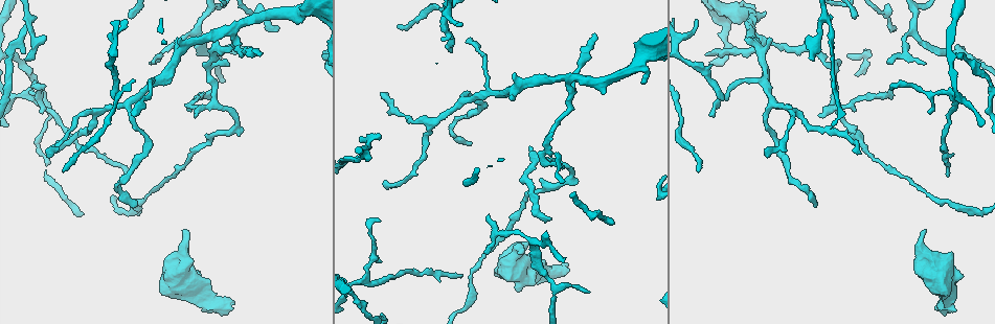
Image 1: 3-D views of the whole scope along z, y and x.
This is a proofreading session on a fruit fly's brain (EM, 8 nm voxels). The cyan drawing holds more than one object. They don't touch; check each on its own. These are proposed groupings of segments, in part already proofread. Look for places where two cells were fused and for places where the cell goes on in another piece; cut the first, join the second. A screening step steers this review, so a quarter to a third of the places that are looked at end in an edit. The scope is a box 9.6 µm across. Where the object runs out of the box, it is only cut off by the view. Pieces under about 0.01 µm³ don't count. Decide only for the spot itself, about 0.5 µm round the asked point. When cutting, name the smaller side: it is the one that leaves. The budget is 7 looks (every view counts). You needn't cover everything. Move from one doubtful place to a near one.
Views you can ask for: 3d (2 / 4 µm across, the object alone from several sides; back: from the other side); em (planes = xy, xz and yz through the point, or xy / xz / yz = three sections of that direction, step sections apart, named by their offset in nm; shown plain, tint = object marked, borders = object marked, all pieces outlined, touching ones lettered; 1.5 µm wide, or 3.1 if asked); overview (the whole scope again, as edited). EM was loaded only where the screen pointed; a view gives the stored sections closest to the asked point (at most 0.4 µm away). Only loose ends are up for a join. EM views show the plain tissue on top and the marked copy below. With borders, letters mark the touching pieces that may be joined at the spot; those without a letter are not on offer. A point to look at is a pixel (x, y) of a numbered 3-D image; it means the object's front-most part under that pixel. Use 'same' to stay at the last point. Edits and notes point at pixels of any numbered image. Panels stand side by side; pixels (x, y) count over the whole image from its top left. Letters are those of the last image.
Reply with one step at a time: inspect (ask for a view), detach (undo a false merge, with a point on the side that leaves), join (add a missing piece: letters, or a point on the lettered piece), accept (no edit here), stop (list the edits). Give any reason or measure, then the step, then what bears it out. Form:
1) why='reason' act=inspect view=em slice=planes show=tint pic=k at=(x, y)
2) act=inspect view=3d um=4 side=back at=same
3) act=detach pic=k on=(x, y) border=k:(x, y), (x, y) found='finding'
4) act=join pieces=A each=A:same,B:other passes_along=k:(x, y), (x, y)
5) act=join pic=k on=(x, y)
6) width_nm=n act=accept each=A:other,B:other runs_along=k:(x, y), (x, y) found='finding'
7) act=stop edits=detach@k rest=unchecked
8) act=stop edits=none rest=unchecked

why='thin end' act=inspect view=em slice=planes show=borders pic=1 at=(153, 62)

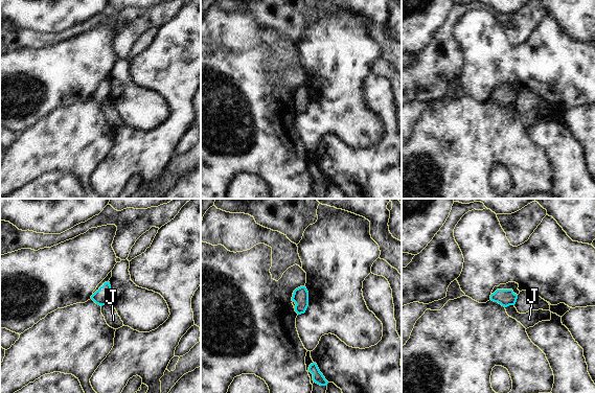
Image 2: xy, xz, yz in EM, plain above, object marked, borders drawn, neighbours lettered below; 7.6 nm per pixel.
longest_contact=J:80nm act=accept each=J:other border=2:(513, 304), (505, 307) found='no lettered piece goes on from it'

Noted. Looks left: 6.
why='thin end' act=inspect view=3d um=2 pic=1 at=(530, 148)

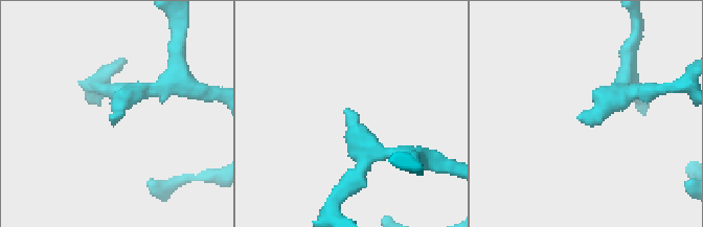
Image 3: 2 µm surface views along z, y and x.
act=inspect view=em slice=yz step=4 show=borders pic=3 at=(346, 109)

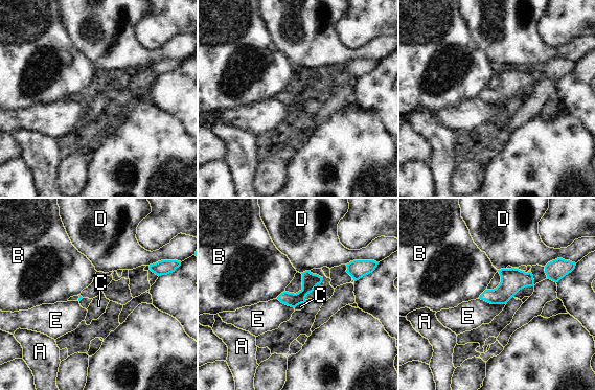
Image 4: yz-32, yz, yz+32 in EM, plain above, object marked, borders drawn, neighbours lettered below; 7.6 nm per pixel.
act=accept each=A:other,B:other,C:other,D:other,E:other found='none of them fits'

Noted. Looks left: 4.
why='branch stops here' act=inspect view=em slice=yz step=4 show=tint pic=1 at=(459, 25)

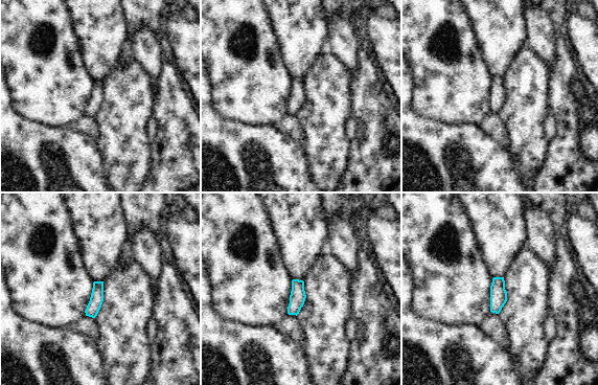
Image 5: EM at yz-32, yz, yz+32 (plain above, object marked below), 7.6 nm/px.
act=inspect view=em slice=planes show=borders at=same

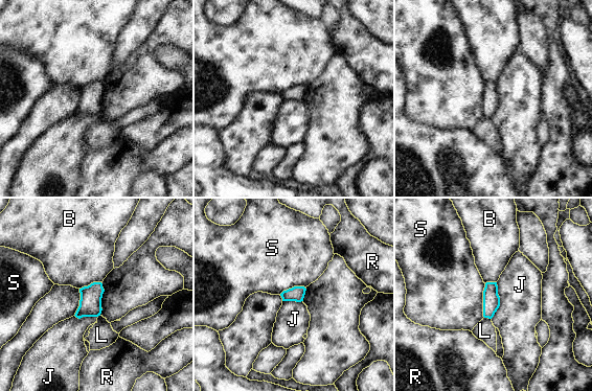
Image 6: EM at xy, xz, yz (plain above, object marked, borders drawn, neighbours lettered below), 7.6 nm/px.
act=accept each=B:other,J:other,L:other,R:other,S:other found='no lettered piece goes on from it'

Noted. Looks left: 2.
act=stop edits=none rest=unchecked

